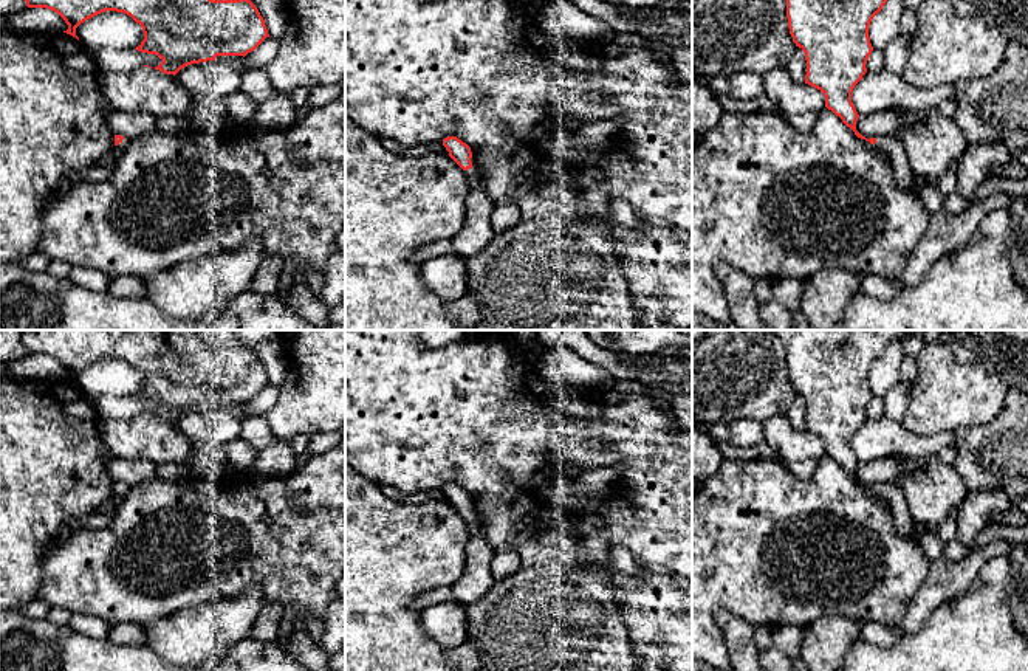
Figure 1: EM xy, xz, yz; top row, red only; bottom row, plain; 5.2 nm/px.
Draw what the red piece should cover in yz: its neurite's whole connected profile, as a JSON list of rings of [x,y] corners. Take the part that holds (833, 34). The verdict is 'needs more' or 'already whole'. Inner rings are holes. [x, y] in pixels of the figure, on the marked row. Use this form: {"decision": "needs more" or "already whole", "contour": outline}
{"decision": "needs more", "contour": [[[786,0],[788,28],[790,28],[790,34],[791,34],[791,37],[793,37],[793,42],[796,43],[796,46],[799,46],[799,48],[805,53],[805,60],[807,60],[805,84],[808,84],[808,85],[811,85],[811,87],[814,87],[814,88],[817,88],[817,90],[821,90],[821,91],[824,93],[824,96],[825,96],[825,107],[827,107],[828,110],[831,110],[836,116],[839,116],[839,118],[842,119],[842,122],[855,132],[855,135],[856,135],[858,138],[869,141],[869,143],[873,144],[876,149],[879,149],[879,150],[882,150],[882,152],[887,153],[887,157],[889,157],[889,160],[890,160],[890,163],[892,163],[893,177],[895,177],[896,184],[898,184],[903,191],[915,191],[915,192],[918,194],[918,197],[920,197],[920,200],[921,200],[924,209],[932,215],[932,214],[935,214],[935,212],[938,212],[938,211],[943,209],[944,195],[940,192],[940,189],[938,189],[937,186],[926,184],[926,183],[924,183],[924,184],[918,184],[918,183],[917,183],[918,175],[913,172],[913,169],[912,169],[912,166],[910,166],[910,163],[909,163],[909,160],[907,160],[907,153],[906,153],[906,150],[904,150],[903,141],[901,141],[900,138],[896,138],[896,136],[879,136],[879,138],[870,138],[870,139],[867,139],[865,136],[862,136],[862,135],[856,130],[856,121],[858,121],[859,115],[858,115],[858,112],[856,112],[856,108],[855,108],[855,105],[853,105],[853,102],[852,102],[852,91],[853,91],[855,85],[856,85],[856,84],[862,79],[862,76],[867,73],[865,64],[867,64],[869,56],[870,56],[872,51],[873,51],[873,46],[872,46],[872,43],[870,43],[870,37],[869,37],[869,26],[870,26],[870,22],[873,20],[873,17],[882,9],[882,6],[886,5],[886,2],[887,2],[887,0]]]}

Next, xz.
{"decision": "needs more", "contour": [[[457,136],[444,138],[443,146],[449,152],[449,157],[464,170],[471,192],[477,186],[477,174],[471,161],[472,158],[471,147]]]}

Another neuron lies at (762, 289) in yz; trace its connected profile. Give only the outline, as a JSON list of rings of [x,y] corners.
[[[760,279],[754,282],[754,294],[759,304],[765,304],[773,299],[773,282]]]

